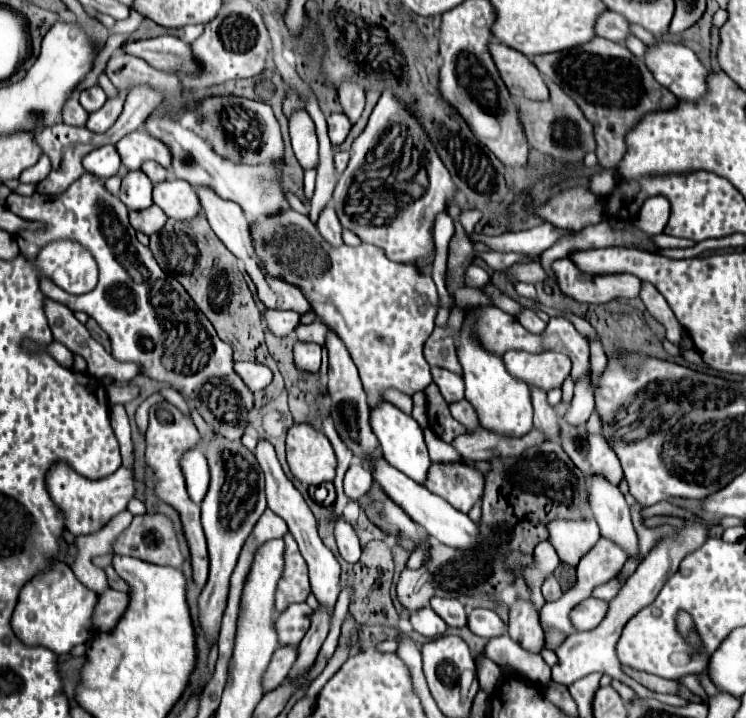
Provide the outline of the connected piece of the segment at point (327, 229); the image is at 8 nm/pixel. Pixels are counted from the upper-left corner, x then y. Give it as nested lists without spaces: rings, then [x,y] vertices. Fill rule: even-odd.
[[[330,205],[324,207],[324,211],[320,213],[318,231],[320,231],[320,235],[324,237],[324,241],[328,241],[332,247],[344,245],[342,235],[340,235],[342,225],[340,225],[340,221],[338,221],[338,217],[336,217],[336,211],[334,211]]]

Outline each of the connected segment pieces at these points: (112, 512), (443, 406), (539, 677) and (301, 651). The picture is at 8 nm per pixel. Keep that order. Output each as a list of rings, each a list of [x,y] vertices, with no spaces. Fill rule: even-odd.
[[[54,465],[54,469],[50,469],[50,477],[46,477],[46,483],[54,503],[68,515],[66,530],[75,536],[96,533],[106,527],[112,517],[126,511],[130,499],[136,495],[134,467],[120,467],[104,481],[90,481],[86,477],[78,477],[78,473],[74,473],[68,465]]]
[[[430,383],[426,387],[426,399],[428,399],[428,423],[430,429],[446,443],[452,443],[458,435],[466,433],[466,429],[462,429],[462,425],[450,415],[450,407],[444,401],[440,389],[436,383]]]
[[[508,635],[490,639],[484,649],[484,655],[498,665],[508,665],[516,669],[520,675],[538,685],[550,681],[550,667],[544,663],[540,653],[528,653],[518,645],[518,641],[514,643]]]
[[[318,603],[318,609],[312,613],[312,625],[298,647],[298,655],[300,655],[298,665],[294,665],[294,669],[290,671],[290,677],[294,677],[294,673],[302,673],[302,669],[308,669],[316,661],[316,655],[330,631],[332,615],[334,615],[332,609]]]

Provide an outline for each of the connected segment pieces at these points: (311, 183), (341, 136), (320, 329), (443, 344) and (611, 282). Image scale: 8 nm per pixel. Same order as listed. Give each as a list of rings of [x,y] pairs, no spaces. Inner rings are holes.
[[[316,169],[304,170],[304,193],[308,200],[314,194],[316,181]]]
[[[332,113],[328,115],[328,135],[330,135],[330,141],[334,145],[340,145],[344,143],[344,139],[348,137],[350,129],[352,129],[352,123],[350,119],[344,115],[344,113]]]
[[[316,319],[308,325],[298,325],[296,327],[296,333],[298,333],[298,339],[300,341],[314,341],[318,345],[324,345],[324,337],[326,337],[326,325]]]
[[[454,307],[448,317],[448,325],[436,327],[432,331],[432,335],[424,345],[424,357],[432,367],[434,365],[444,367],[448,371],[462,375],[462,367],[458,365],[456,347],[454,347],[454,333],[460,329],[460,325],[462,325],[462,309]]]
[[[568,257],[556,260],[554,273],[562,293],[582,303],[608,303],[620,297],[632,299],[638,297],[642,285],[642,281],[630,273],[614,275],[582,273]]]

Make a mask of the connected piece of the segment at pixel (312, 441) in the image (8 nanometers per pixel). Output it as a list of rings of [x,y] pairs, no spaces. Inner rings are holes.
[[[292,425],[288,431],[288,437],[286,437],[286,459],[288,459],[292,475],[300,483],[314,485],[314,487],[324,483],[324,487],[328,489],[328,497],[322,503],[324,507],[330,507],[336,501],[334,485],[326,483],[326,481],[334,481],[334,477],[336,477],[336,455],[334,455],[334,449],[332,449],[328,437],[322,431],[310,427],[310,425]]]

